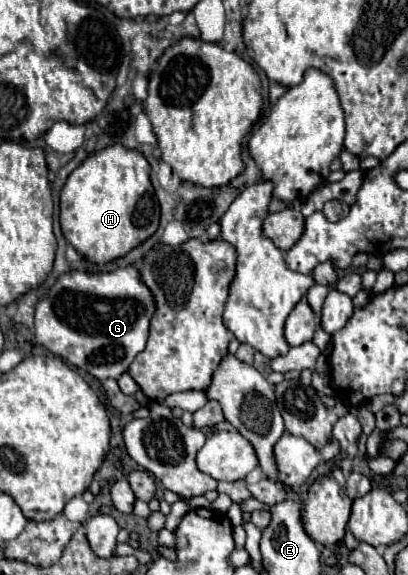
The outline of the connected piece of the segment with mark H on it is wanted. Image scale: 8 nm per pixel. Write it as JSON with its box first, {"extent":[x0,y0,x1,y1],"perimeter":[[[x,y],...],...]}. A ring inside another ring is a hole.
{"extent":[61,143,159,263],"perimeter":[[[121,143],[109,145],[89,155],[65,181],[61,189],[61,229],[65,239],[91,263],[107,263],[125,255],[159,227],[159,201],[149,179],[151,165],[143,153],[123,147]]]}

